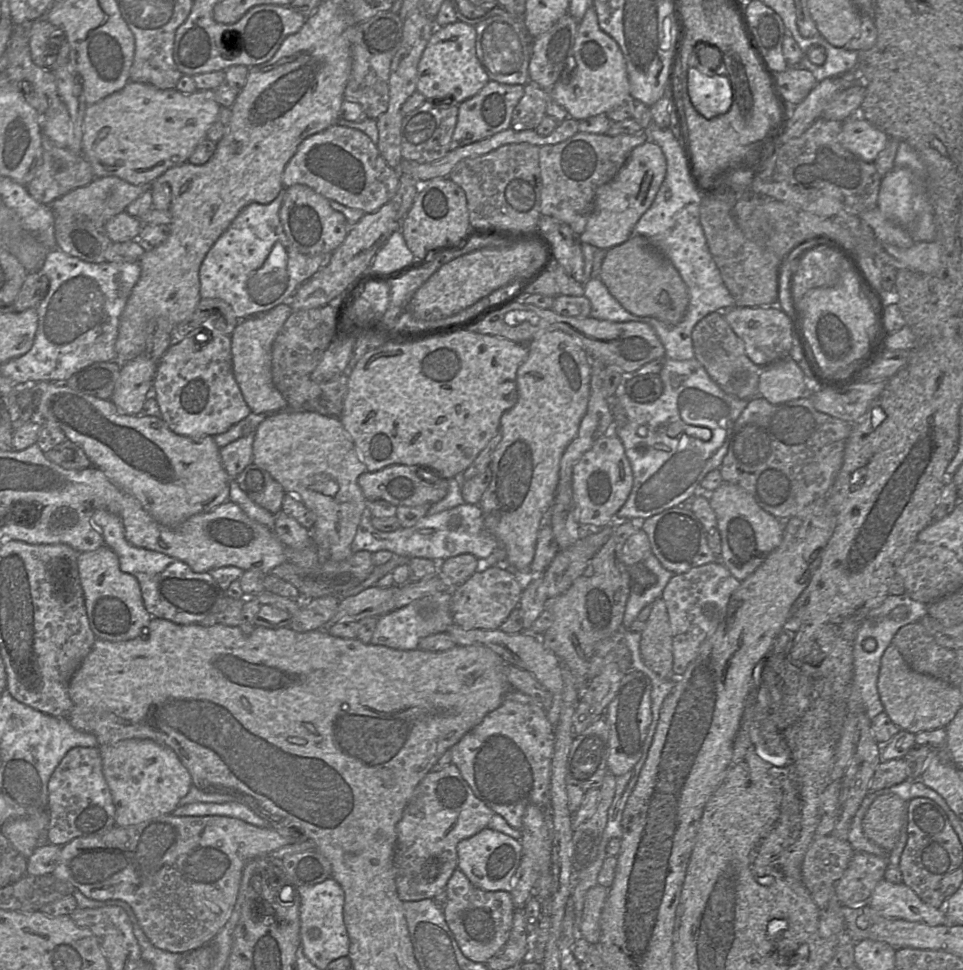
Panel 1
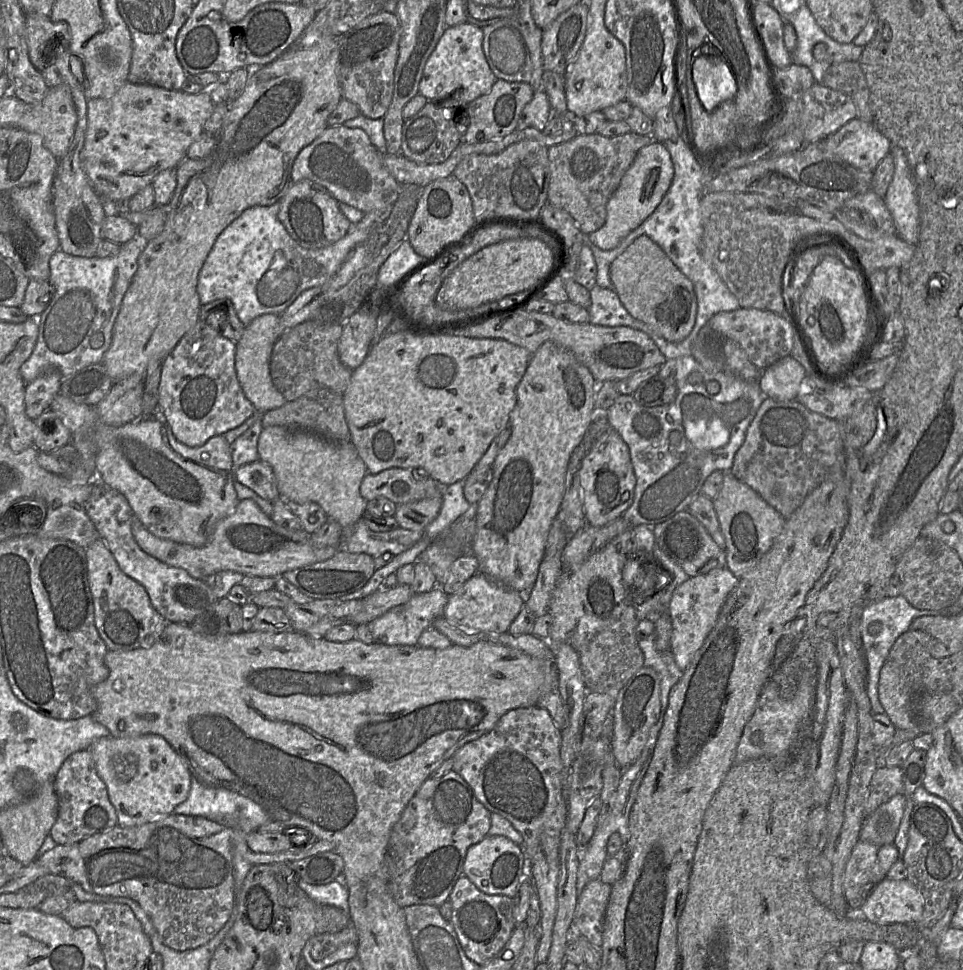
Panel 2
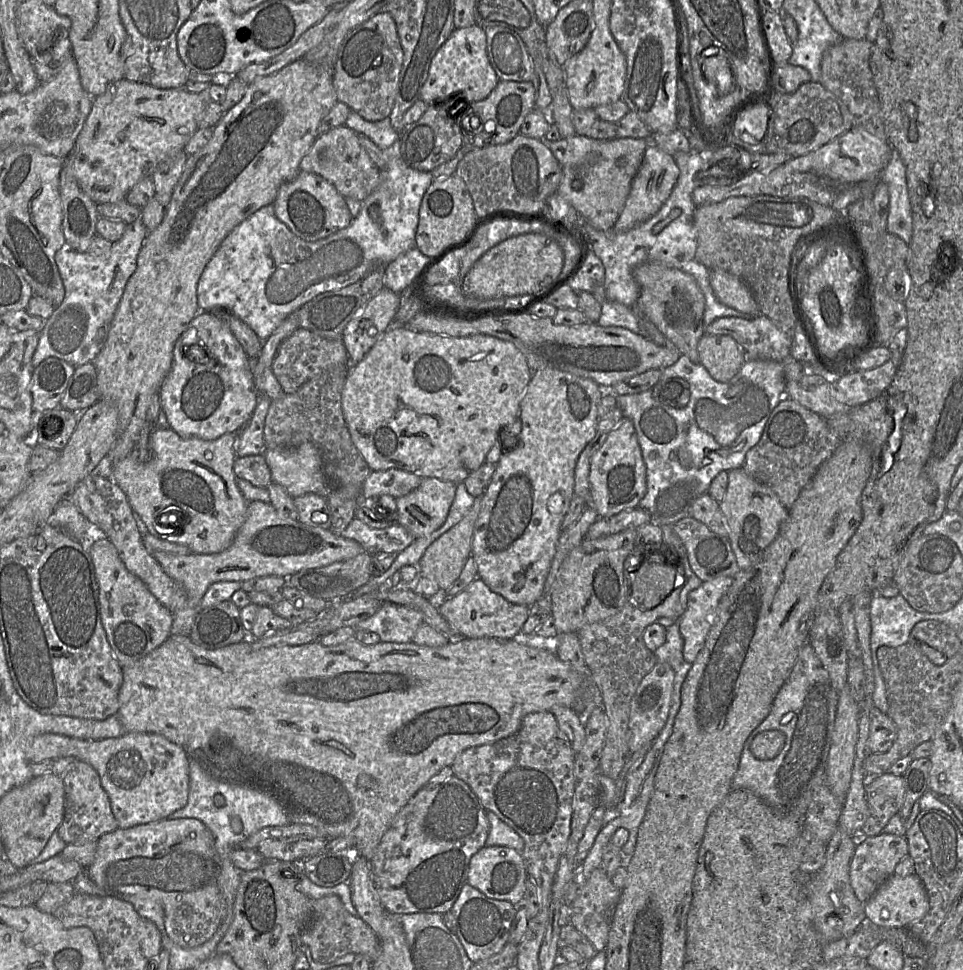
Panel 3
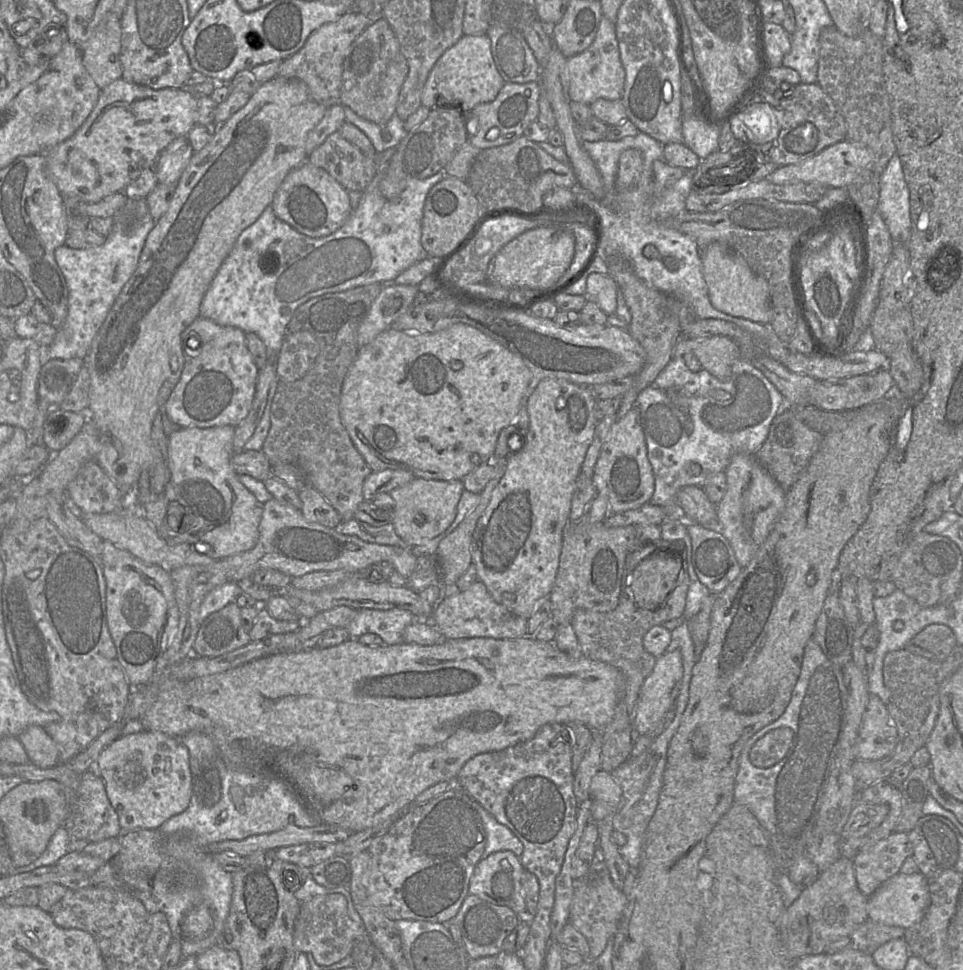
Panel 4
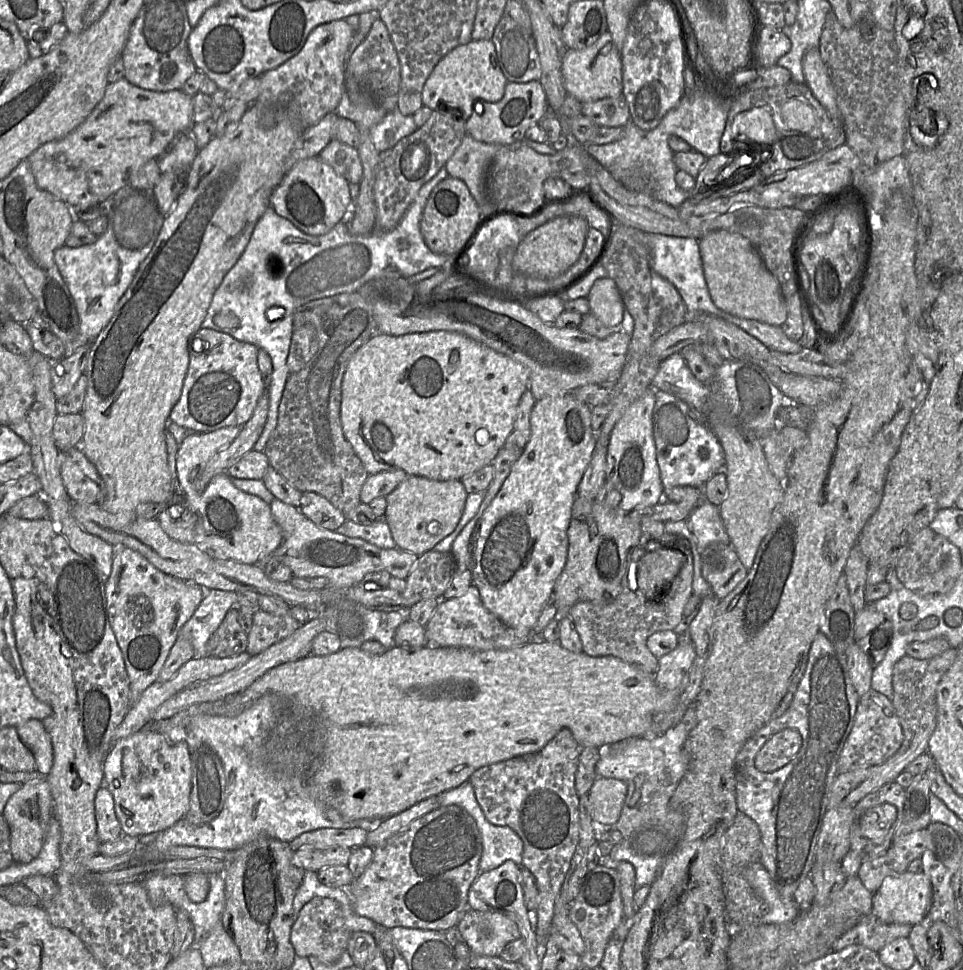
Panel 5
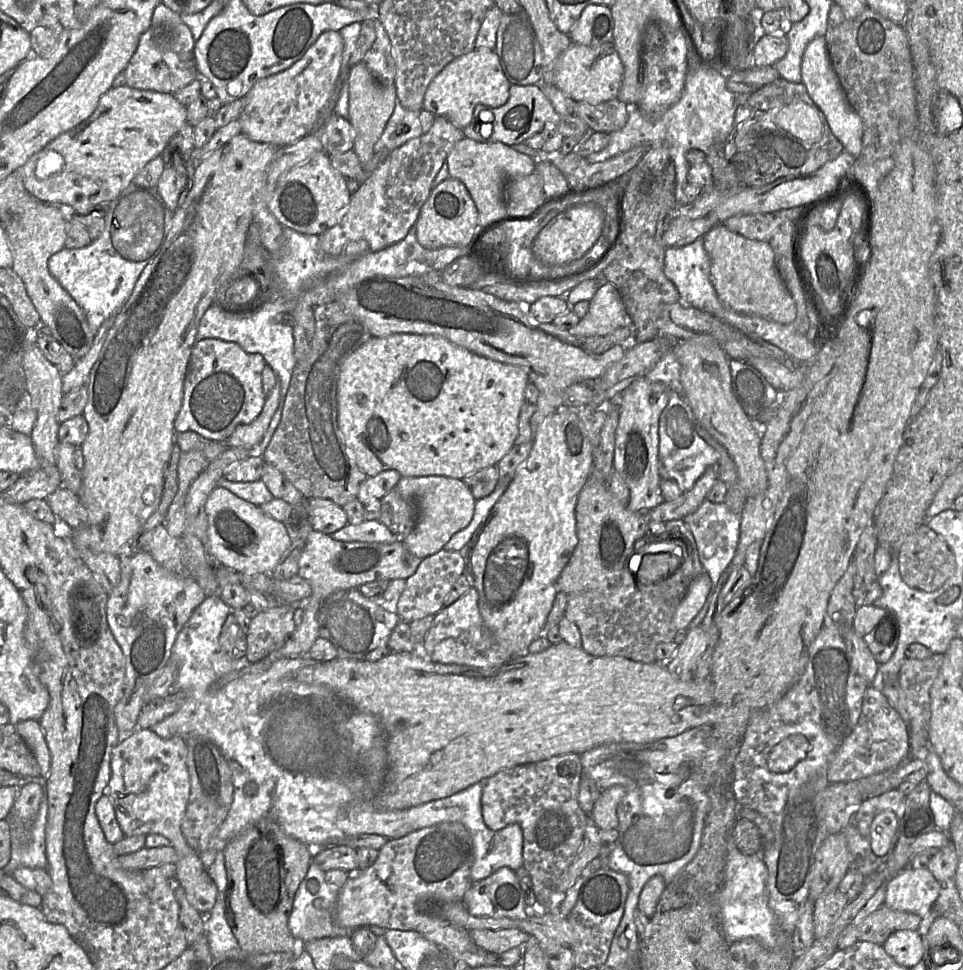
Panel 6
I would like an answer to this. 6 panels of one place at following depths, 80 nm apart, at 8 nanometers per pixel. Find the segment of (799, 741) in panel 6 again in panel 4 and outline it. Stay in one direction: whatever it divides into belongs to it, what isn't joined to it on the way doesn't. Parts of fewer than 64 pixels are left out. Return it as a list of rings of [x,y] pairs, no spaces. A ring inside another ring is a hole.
[[[778,728],[759,738],[750,751],[750,761],[758,768],[770,768],[780,762],[789,752],[793,731]]]

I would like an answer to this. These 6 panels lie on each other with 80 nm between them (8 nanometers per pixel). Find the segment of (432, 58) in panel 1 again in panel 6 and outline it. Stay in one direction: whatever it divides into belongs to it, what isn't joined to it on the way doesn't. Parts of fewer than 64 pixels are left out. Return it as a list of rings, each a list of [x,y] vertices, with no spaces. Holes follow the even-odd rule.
[[[479,47],[448,63],[429,84],[423,109],[449,120],[463,130],[473,119],[474,110],[483,105],[498,108],[509,98],[511,84],[506,78],[495,50]]]

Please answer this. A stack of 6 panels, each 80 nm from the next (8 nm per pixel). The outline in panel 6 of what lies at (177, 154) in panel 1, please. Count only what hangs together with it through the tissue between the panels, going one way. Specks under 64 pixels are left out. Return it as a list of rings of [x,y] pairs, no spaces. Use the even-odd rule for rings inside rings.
[[[129,86],[112,87],[100,99],[93,114],[34,154],[19,170],[27,192],[43,203],[57,205],[67,212],[90,210],[110,203],[153,159],[162,156],[172,137],[187,123],[187,107],[174,94],[137,90]]]

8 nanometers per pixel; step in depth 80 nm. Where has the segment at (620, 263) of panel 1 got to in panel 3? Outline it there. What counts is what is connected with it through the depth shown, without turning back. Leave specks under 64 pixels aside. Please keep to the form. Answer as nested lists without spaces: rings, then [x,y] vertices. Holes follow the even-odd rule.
[[[652,261],[637,265],[633,269],[633,277],[639,287],[635,314],[641,312],[660,330],[668,343],[674,345],[692,362],[700,363],[697,343],[704,335],[705,329],[702,322],[704,297],[694,278],[679,269]]]

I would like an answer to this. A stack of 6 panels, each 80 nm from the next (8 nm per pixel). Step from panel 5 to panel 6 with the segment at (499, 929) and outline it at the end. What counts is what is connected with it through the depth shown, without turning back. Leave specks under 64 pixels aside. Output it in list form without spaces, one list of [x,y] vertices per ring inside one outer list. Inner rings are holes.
[[[474,929],[469,935],[476,946],[487,953],[501,953],[514,947],[522,947],[530,935],[519,929]]]

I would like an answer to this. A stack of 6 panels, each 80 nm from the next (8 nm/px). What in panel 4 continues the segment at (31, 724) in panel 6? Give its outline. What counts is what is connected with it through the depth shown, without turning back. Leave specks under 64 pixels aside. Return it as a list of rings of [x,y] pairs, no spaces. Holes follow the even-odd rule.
[[[31,725],[18,737],[32,764],[50,768],[60,763],[59,748],[44,727]]]

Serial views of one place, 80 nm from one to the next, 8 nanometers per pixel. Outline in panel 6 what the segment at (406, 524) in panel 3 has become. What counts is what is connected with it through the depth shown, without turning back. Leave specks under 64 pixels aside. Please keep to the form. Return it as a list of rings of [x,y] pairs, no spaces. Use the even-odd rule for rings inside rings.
[[[443,476],[402,477],[393,490],[403,499],[412,500],[417,505],[417,523],[402,543],[420,559],[443,550],[451,537],[466,528],[473,519],[477,500],[462,479]]]

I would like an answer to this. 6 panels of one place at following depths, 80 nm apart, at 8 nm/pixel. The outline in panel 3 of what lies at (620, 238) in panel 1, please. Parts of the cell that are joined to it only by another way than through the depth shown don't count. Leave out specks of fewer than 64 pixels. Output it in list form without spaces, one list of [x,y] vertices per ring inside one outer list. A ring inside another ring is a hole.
[[[655,145],[648,146],[645,149],[642,163],[632,180],[624,208],[611,228],[613,232],[624,233],[654,215],[670,195],[678,177],[679,168],[673,156]]]

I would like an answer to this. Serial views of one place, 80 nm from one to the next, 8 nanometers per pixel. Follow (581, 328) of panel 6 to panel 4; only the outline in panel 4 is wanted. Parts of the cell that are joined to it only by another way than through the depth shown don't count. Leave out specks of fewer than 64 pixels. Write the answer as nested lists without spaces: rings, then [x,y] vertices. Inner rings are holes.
[[[589,274],[585,297],[595,302],[608,316],[616,313],[618,286],[610,275]]]

